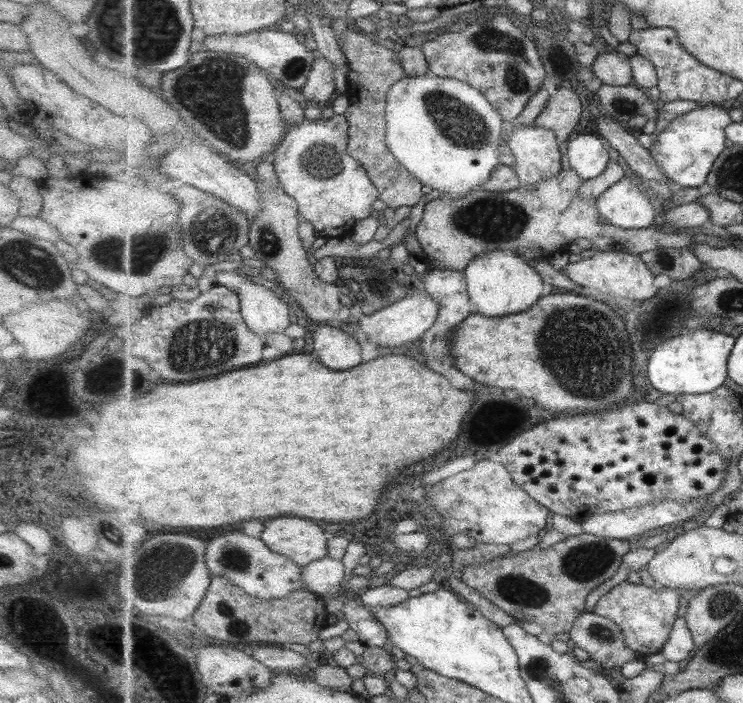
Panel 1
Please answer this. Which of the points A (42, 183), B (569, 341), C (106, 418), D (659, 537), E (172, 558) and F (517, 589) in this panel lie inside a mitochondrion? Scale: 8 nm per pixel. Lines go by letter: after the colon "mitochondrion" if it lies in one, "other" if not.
A: other
B: mitochondrion
C: other
D: other
E: mitochondrion
F: mitochondrion

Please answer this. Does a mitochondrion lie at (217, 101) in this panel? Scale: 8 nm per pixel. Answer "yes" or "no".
yes

